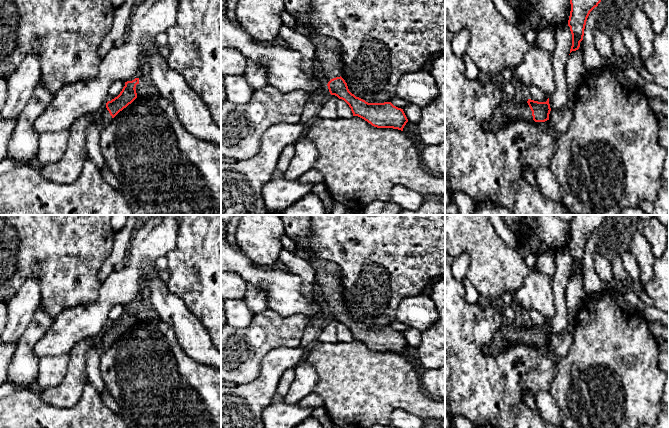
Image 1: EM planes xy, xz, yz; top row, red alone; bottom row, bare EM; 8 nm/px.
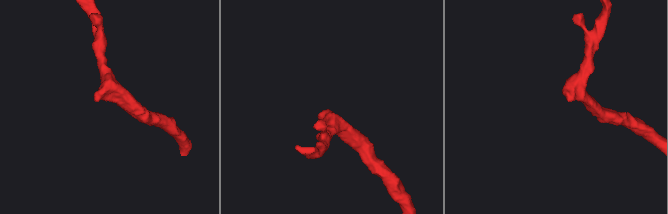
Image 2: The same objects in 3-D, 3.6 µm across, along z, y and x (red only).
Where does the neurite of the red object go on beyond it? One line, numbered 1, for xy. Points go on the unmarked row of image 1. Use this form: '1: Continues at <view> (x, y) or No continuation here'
1: Continues at xy (105, 342)

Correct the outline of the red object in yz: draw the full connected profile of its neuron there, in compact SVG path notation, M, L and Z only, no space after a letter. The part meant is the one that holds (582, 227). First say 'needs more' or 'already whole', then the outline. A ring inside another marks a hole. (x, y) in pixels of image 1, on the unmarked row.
already whole; M573 215L569 223L571 235L568 250L572 258L570 277L580 271L583 264L584 253L590 236L598 230L607 215Z

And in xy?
needs more; M139 302L125 306L125 310L120 318L111 325L108 325L100 334L99 345L101 351L107 350L120 335L126 332L137 322L135 313L137 308L139 308Z

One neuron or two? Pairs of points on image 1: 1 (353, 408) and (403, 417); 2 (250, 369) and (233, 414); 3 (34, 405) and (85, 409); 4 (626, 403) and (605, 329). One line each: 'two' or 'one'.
1: two
2: two
3: one
4: one

